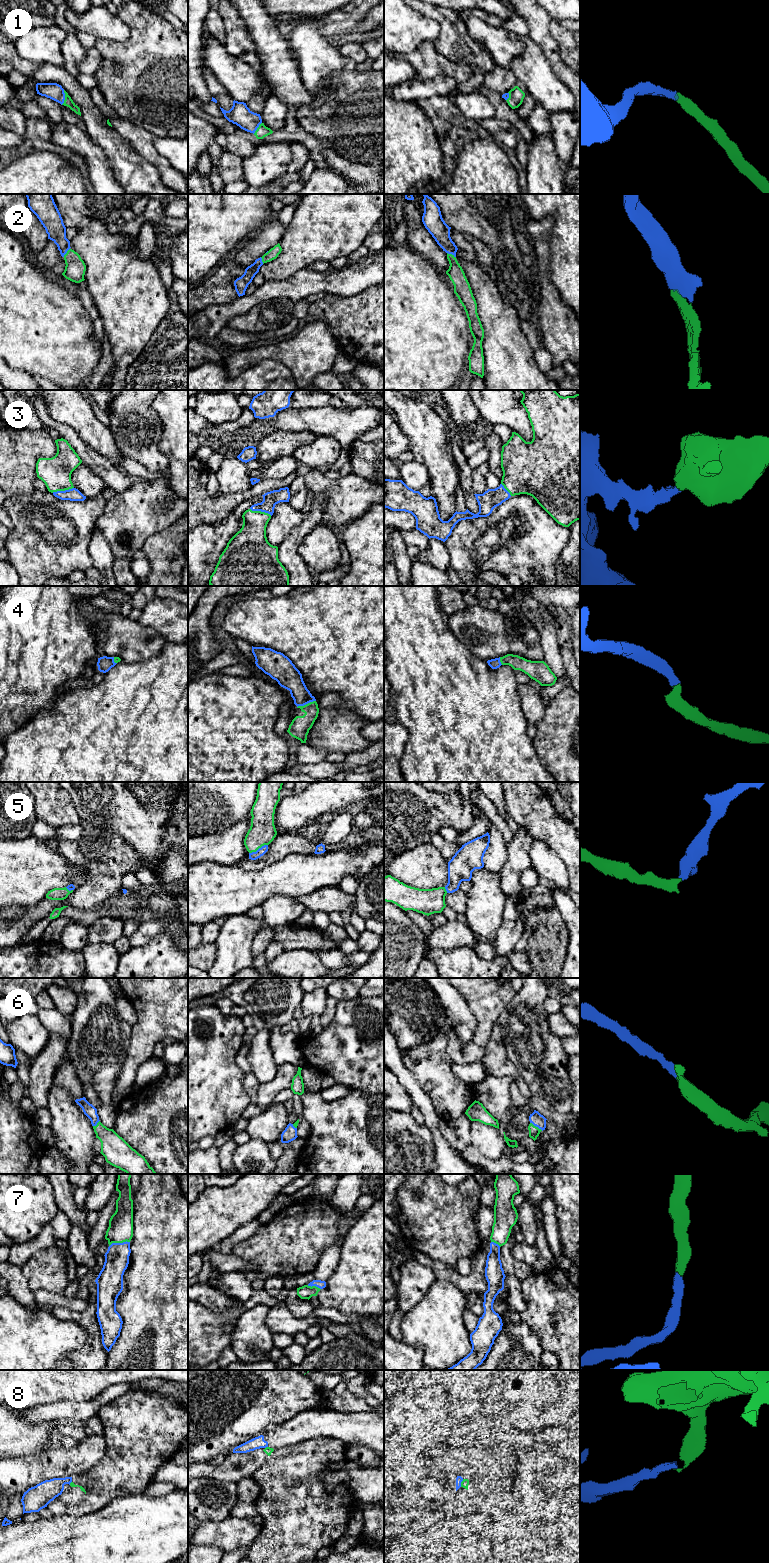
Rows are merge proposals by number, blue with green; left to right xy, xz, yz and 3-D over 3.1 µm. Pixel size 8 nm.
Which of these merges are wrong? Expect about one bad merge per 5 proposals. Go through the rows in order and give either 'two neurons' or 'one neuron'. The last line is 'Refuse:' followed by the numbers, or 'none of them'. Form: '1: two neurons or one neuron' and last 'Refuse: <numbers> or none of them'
1: one neuron
2: one neuron
3: one neuron
4: one neuron
5: one neuron
6: one neuron
7: one neuron
8: two neurons
Refuse: 8

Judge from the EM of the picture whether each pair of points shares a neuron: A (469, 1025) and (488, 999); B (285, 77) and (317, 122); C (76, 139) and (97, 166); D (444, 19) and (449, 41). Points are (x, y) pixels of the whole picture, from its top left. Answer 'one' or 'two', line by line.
A: two
B: two
C: one
D: one

